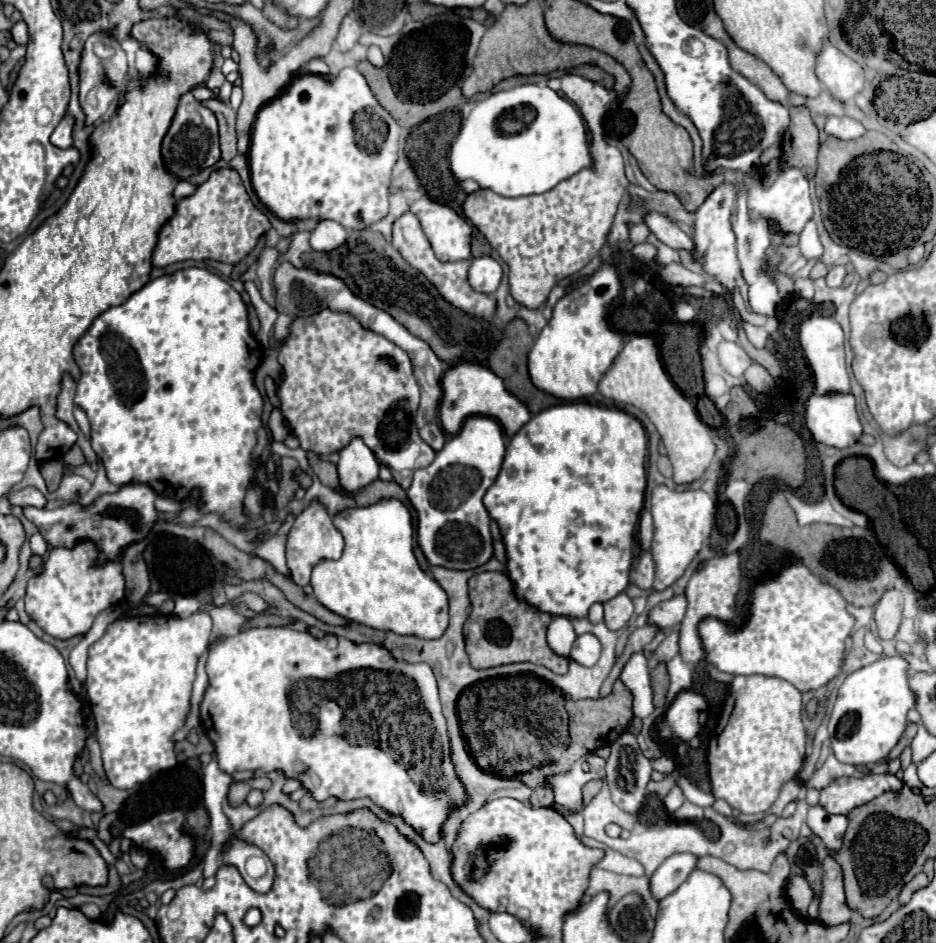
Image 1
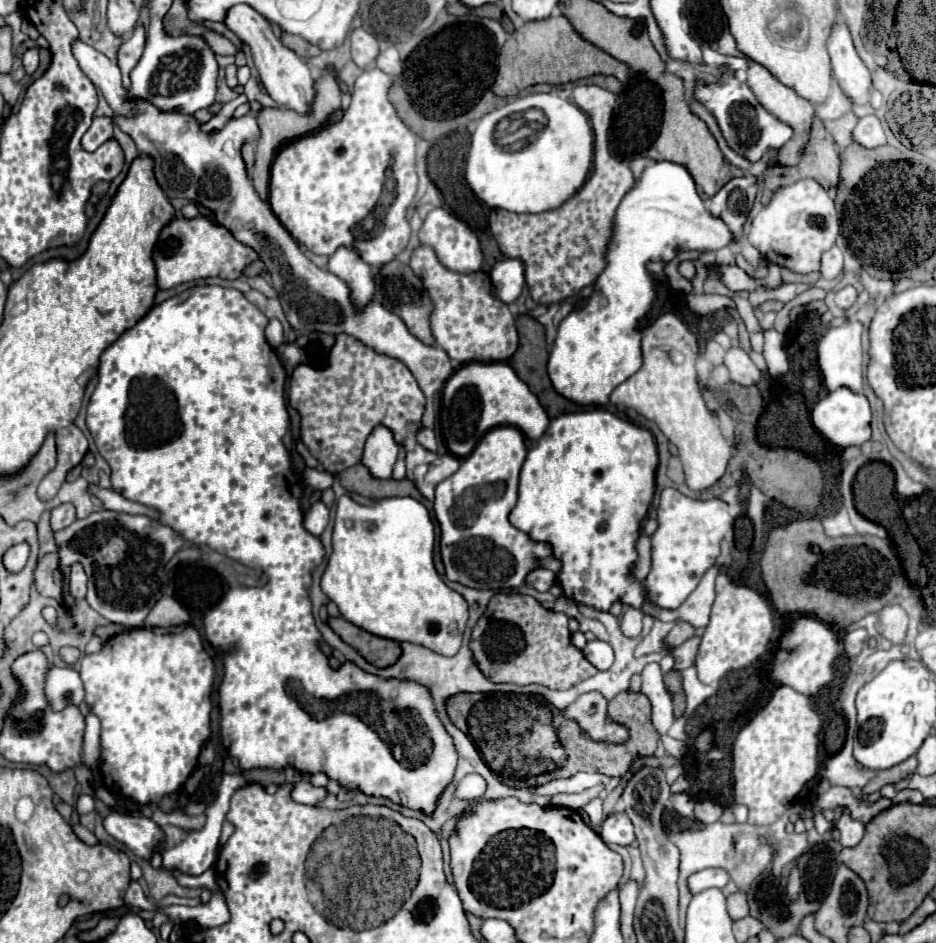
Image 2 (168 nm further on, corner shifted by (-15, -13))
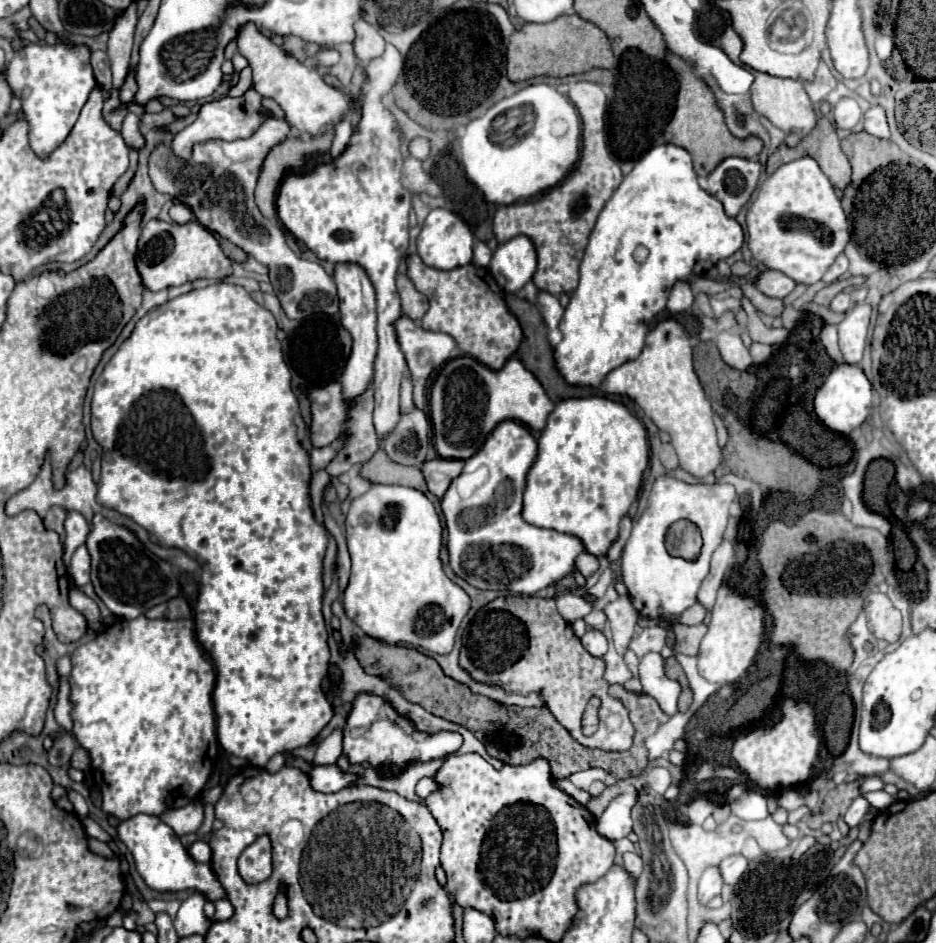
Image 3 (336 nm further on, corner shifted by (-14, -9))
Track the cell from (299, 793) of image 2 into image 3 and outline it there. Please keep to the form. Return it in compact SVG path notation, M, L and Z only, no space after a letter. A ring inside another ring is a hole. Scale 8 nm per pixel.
M336 763L332 765L316 765L310 773L310 783L314 789L322 793L336 793L358 779L354 773L344 773Z

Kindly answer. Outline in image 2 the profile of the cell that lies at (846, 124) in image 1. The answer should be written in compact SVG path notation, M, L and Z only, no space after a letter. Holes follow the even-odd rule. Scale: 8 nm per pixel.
M867 115L867 117L859 119L857 127L853 129L853 141L867 149L881 147L885 143L885 133L883 133L879 119L875 115Z

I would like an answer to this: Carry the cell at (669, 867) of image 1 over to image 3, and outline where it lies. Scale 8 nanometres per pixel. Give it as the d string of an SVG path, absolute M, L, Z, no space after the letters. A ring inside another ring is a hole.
M732 855L732 857L726 857L722 863L720 863L720 869L722 869L722 877L728 885L736 885L742 877L742 873L748 869L748 859L744 855Z

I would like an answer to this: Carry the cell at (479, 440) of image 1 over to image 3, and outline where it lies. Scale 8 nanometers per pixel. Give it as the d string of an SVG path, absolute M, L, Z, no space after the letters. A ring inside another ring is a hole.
M502 421L494 433L486 439L486 445L470 459L456 477L440 501L446 529L448 529L448 553L452 571L466 579L472 587L492 591L512 591L518 595L536 595L548 585L558 583L574 571L576 557L584 551L584 543L568 533L534 527L522 517L522 495L526 487L526 475L538 455L538 441L532 437L526 425L518 421Z

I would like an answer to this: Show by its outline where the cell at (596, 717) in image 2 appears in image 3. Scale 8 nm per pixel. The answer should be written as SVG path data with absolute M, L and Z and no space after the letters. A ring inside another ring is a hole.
M510 595L490 601L470 623L468 637L460 649L460 667L466 669L474 681L498 685L508 693L540 693L558 723L564 725L584 747L626 751L632 745L634 727L628 719L626 707L608 695L610 683L604 679L604 659L586 653L572 627L556 611L554 599ZM592 695L602 701L598 715L600 729L586 737L582 735L580 719Z

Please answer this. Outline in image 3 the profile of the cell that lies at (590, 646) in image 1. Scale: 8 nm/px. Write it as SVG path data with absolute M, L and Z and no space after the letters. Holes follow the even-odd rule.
M588 629L580 641L582 641L584 649L586 649L590 655L594 655L594 657L602 657L602 655L606 653L606 649L608 649L606 637L604 637L602 631L598 631L598 629Z

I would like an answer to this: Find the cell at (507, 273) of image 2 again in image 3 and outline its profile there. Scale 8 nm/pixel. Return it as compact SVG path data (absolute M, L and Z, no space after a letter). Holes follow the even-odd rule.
M516 235L494 251L488 269L506 293L516 293L532 279L536 261L532 239L526 235Z

